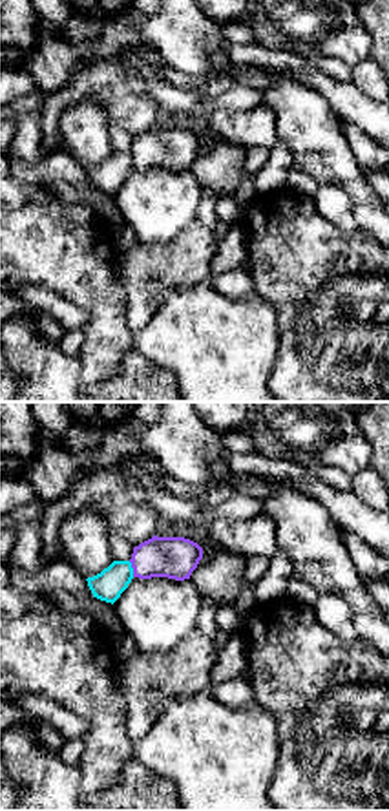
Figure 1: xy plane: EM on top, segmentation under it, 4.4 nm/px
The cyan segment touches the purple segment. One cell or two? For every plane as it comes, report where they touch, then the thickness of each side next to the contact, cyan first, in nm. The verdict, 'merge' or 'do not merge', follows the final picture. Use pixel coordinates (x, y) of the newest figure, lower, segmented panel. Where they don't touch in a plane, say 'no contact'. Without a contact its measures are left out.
(132, 568) | 140/190 nm

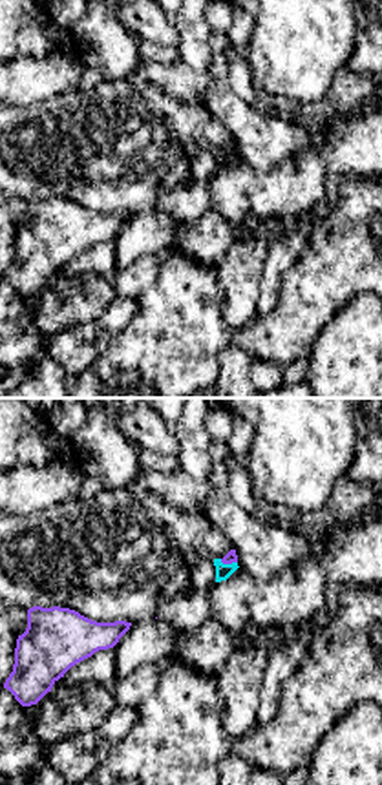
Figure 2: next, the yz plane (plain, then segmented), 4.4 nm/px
(229, 565) | 70/50 nm

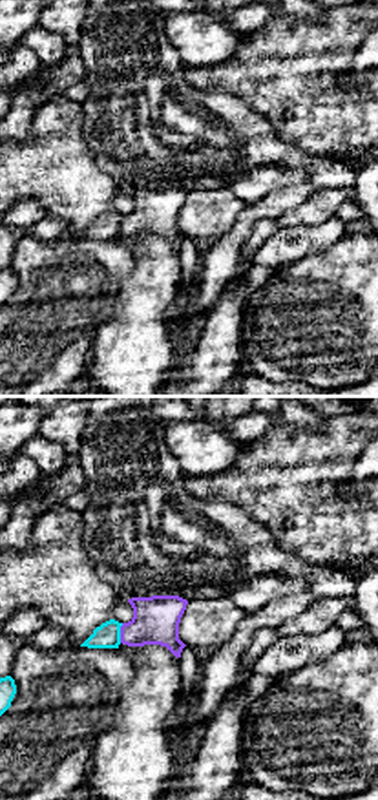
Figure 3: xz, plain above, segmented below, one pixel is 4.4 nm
(119, 632) | 110/220 nm

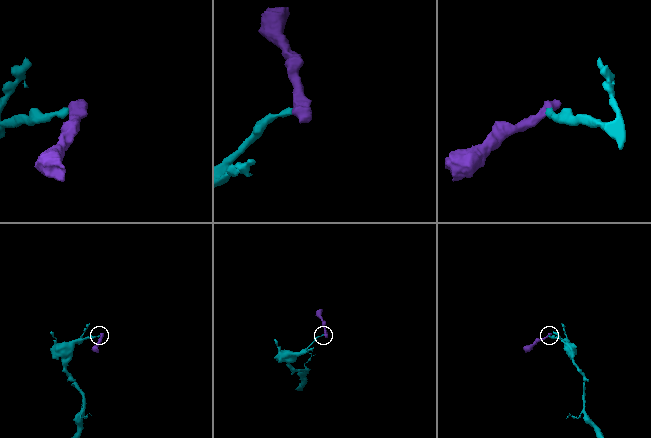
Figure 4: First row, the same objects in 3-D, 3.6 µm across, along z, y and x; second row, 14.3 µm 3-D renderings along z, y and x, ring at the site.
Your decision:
do not merge

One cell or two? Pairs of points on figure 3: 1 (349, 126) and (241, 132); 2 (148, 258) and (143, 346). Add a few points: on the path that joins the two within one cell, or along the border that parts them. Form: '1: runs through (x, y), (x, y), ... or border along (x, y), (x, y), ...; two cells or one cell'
1: border along (274, 130), (311, 154); two cells
2: runs through (148, 280), (148, 289), (143, 296), (143, 324); one cell

